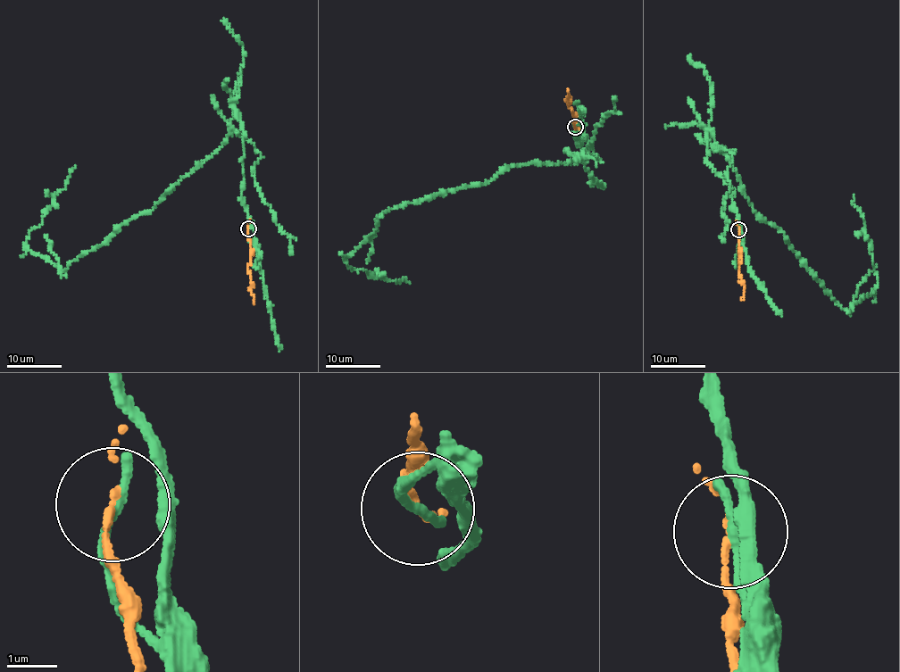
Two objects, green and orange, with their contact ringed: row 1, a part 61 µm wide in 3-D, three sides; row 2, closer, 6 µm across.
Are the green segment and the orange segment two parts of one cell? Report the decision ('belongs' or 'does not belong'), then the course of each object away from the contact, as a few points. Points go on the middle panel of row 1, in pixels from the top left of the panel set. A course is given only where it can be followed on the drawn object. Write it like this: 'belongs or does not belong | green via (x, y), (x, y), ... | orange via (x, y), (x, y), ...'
does not belong | green via (575, 127), (575, 143), (587, 137), (585, 157), (511, 167), (383, 212), (346, 264), (410, 282) | orange via (575, 127), (567, 87)

